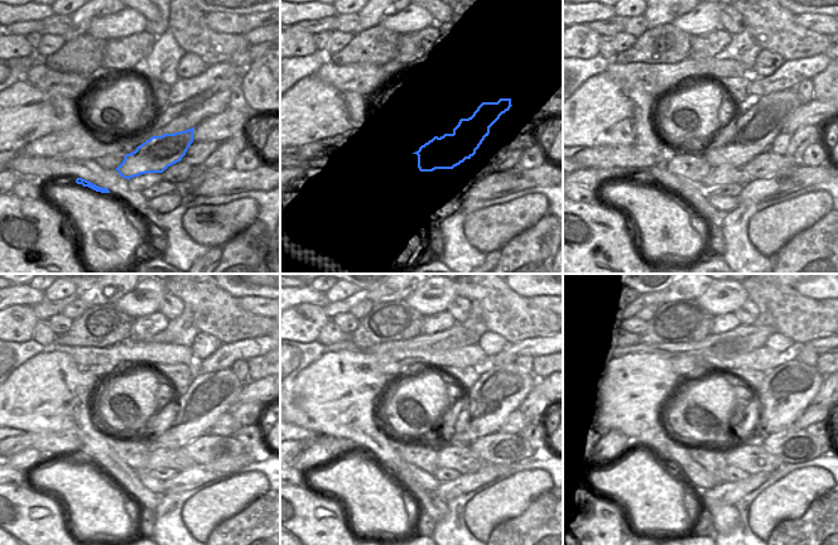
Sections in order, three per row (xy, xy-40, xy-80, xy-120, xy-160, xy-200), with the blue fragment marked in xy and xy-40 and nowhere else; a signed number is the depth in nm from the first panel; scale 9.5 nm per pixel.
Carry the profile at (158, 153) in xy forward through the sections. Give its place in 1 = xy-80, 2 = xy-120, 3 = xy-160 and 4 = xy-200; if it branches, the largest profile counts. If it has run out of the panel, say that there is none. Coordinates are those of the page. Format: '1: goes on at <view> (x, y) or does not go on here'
1: goes on at xy-80 (759, 126)
2: goes on at xy-120 (210, 395)
3: goes on at xy-160 (499, 391)
4: goes on at xy-200 (790, 387)

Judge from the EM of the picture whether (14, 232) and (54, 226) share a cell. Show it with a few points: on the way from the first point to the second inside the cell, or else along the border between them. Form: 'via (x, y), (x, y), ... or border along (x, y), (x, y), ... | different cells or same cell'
via (24, 232), (44, 232) | same cell

